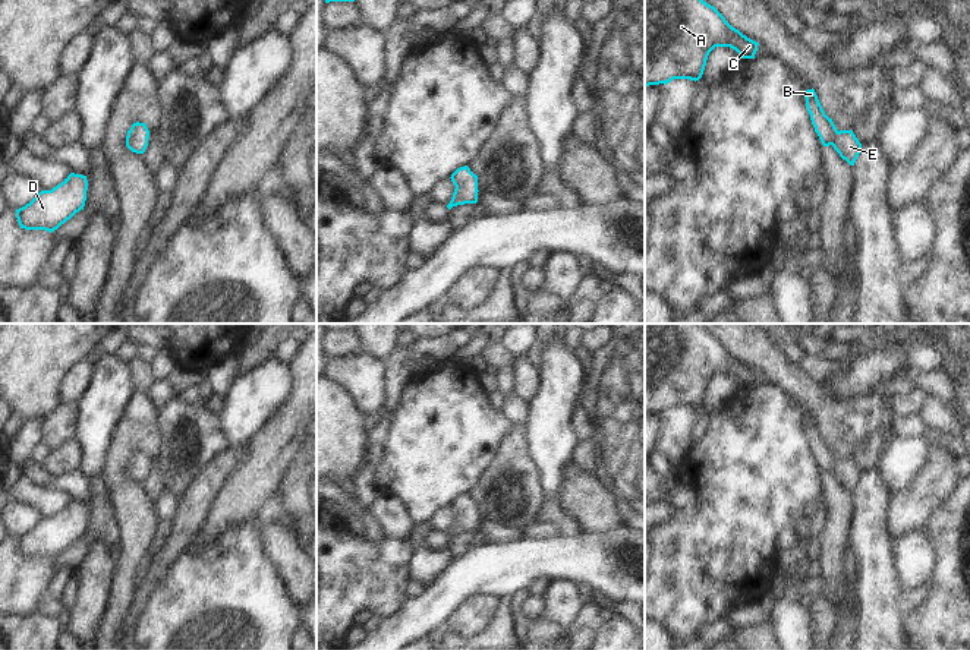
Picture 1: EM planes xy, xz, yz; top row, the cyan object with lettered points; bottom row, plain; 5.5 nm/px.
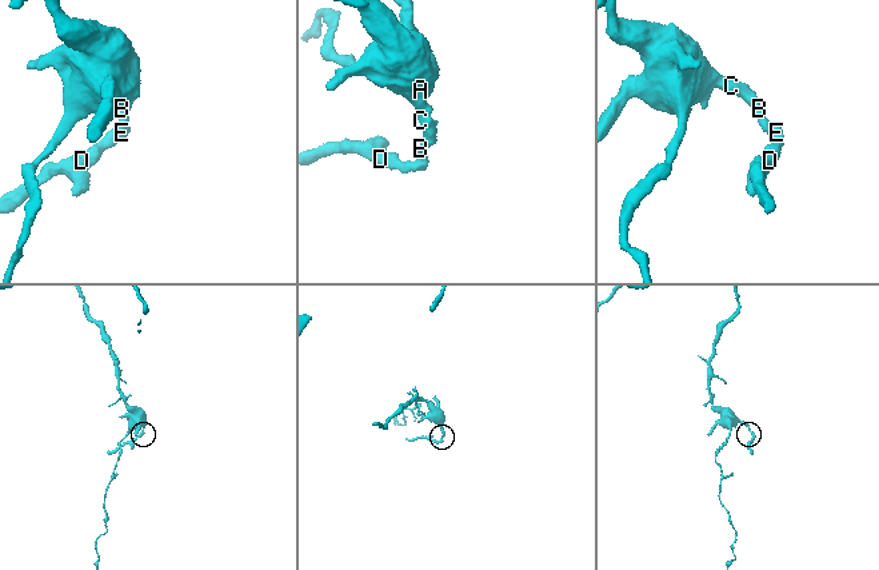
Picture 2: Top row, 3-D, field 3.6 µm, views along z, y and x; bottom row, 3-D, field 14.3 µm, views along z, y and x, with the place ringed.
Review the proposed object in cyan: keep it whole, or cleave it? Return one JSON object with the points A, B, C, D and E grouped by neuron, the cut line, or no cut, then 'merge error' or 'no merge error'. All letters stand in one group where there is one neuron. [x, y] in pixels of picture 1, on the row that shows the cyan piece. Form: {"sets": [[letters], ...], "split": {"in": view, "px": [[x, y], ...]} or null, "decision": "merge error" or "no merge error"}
{"sets": [["A", "B", "C", "D", "E"]], "split": null, "decision": "no merge error"}

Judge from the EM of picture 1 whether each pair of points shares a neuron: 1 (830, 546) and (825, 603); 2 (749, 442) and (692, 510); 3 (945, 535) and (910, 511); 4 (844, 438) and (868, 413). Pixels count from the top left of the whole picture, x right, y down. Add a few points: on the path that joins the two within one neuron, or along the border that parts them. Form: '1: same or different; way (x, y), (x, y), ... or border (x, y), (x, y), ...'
1: different; border (816, 587), (831, 593), (840, 608)
2: same; way (743, 458), (708, 494)
3: different; border (948, 495), (925, 527)
4: same; way (850, 432), (863, 419)

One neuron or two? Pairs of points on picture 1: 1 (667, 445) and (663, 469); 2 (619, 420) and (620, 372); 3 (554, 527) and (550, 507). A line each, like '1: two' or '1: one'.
1: two
2: one
3: one

